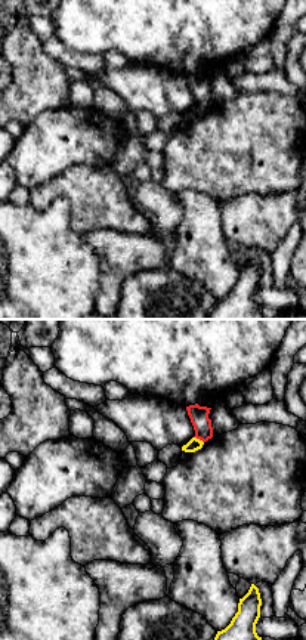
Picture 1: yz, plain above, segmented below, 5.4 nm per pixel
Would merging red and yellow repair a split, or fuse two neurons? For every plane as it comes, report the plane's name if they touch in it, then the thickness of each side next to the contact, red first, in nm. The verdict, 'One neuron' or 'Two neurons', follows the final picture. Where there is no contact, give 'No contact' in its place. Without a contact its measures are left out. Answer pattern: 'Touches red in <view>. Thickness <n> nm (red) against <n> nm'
Touches red in yz. Thickness 100 nm (red) against 70 nm

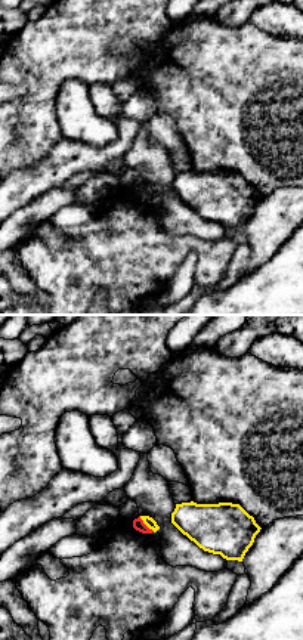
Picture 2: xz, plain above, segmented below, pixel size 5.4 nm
Touches red in xz. Thickness 60 nm (red) against 60 nm

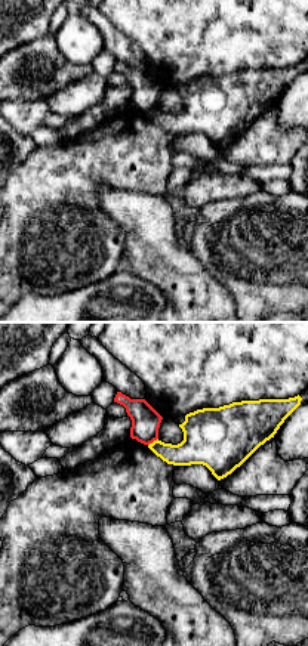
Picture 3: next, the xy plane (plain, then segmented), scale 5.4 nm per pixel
Touches red in xy. Thickness 160 nm (red) against 190 nm

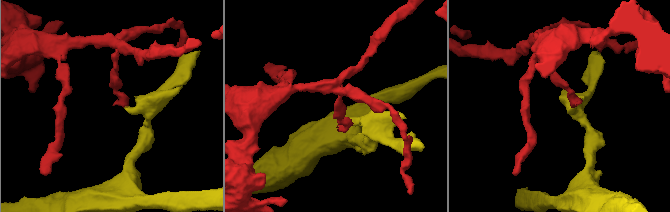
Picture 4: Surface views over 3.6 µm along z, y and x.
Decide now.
Two neurons

